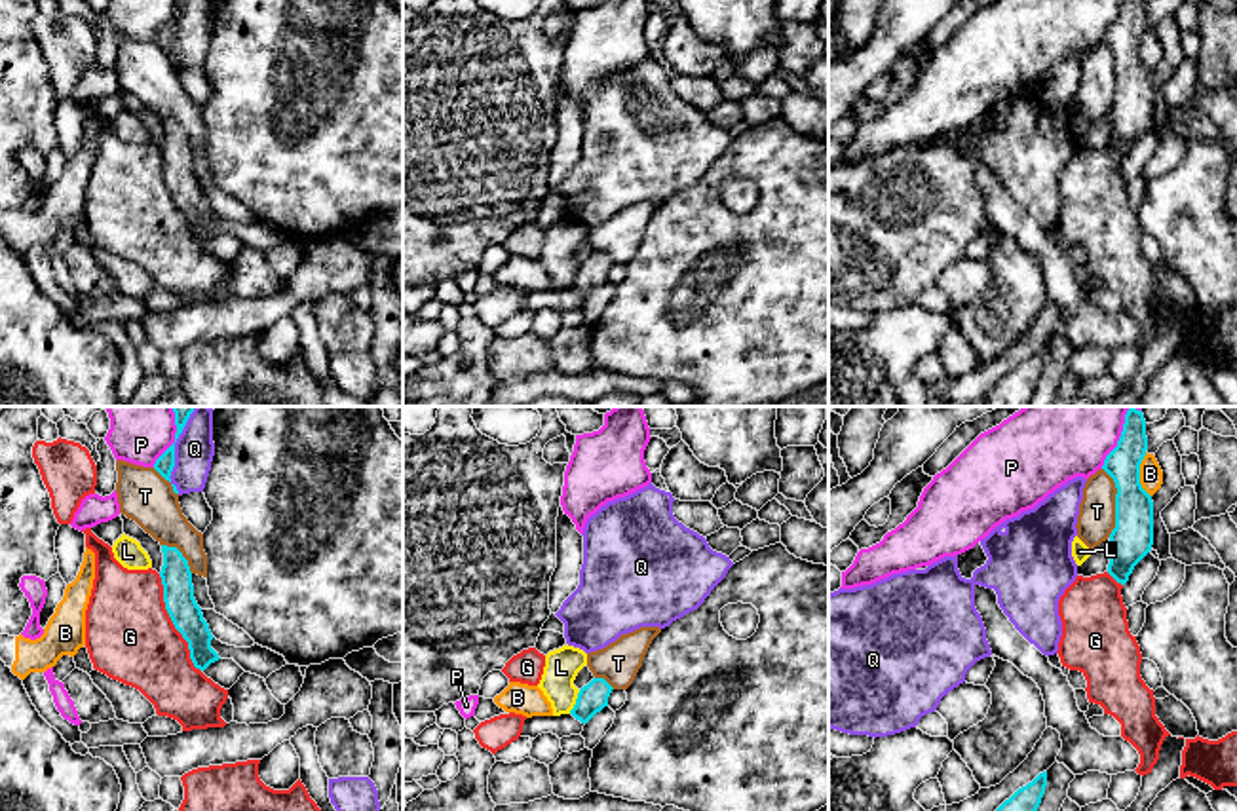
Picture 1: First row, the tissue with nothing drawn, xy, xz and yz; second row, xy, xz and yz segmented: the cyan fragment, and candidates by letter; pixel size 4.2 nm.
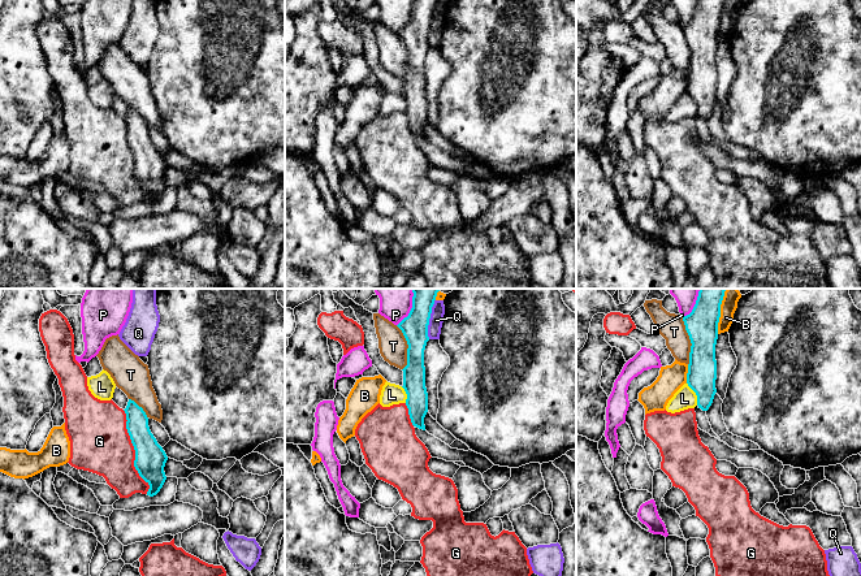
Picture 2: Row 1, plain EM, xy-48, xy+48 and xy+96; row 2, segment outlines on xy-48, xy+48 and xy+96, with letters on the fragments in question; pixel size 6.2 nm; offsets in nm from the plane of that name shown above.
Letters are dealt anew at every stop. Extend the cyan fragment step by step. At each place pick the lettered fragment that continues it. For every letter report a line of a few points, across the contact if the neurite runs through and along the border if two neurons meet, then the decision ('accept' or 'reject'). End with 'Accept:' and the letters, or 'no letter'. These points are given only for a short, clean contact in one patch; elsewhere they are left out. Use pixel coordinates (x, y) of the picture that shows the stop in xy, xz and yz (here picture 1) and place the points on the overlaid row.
B: reject
G: reject
L: xz (580, 690), (569, 713) | reject
P: reject
Q: xy (196, 407), (175, 443), (175, 466), (170, 481), (177, 492) | reject
T: reject
Accept: no letter

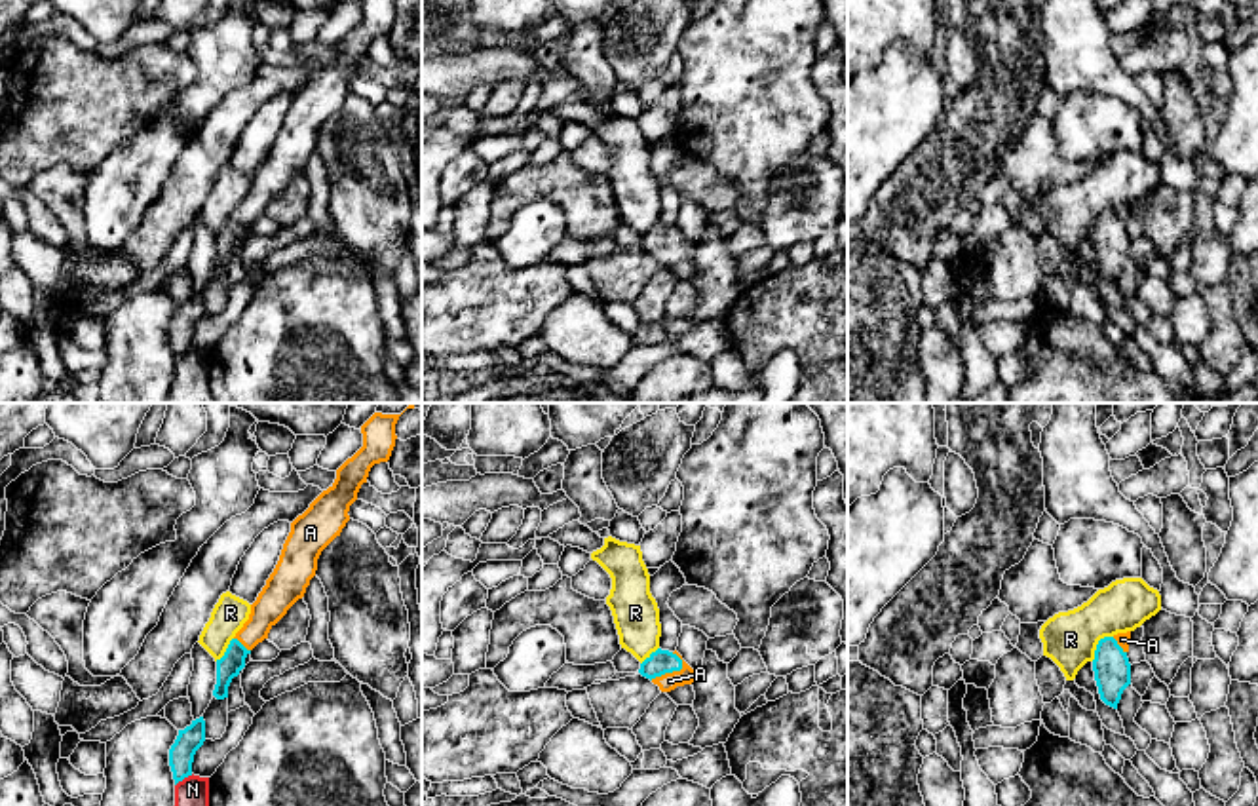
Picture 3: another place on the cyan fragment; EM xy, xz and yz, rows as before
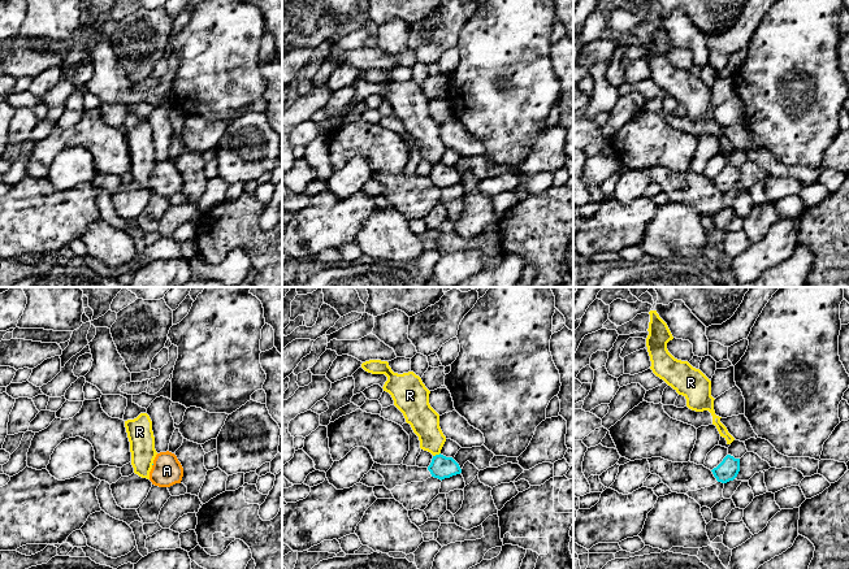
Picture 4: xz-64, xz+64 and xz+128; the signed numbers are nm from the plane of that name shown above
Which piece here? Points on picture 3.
A: xz (660, 662), (669, 671), (669, 681) | accept
N: xy (192, 774), (175, 786) | reject
R: yz (1112, 635), (1105, 635), (1099, 641), (1091, 660) | reject
Accept: A

